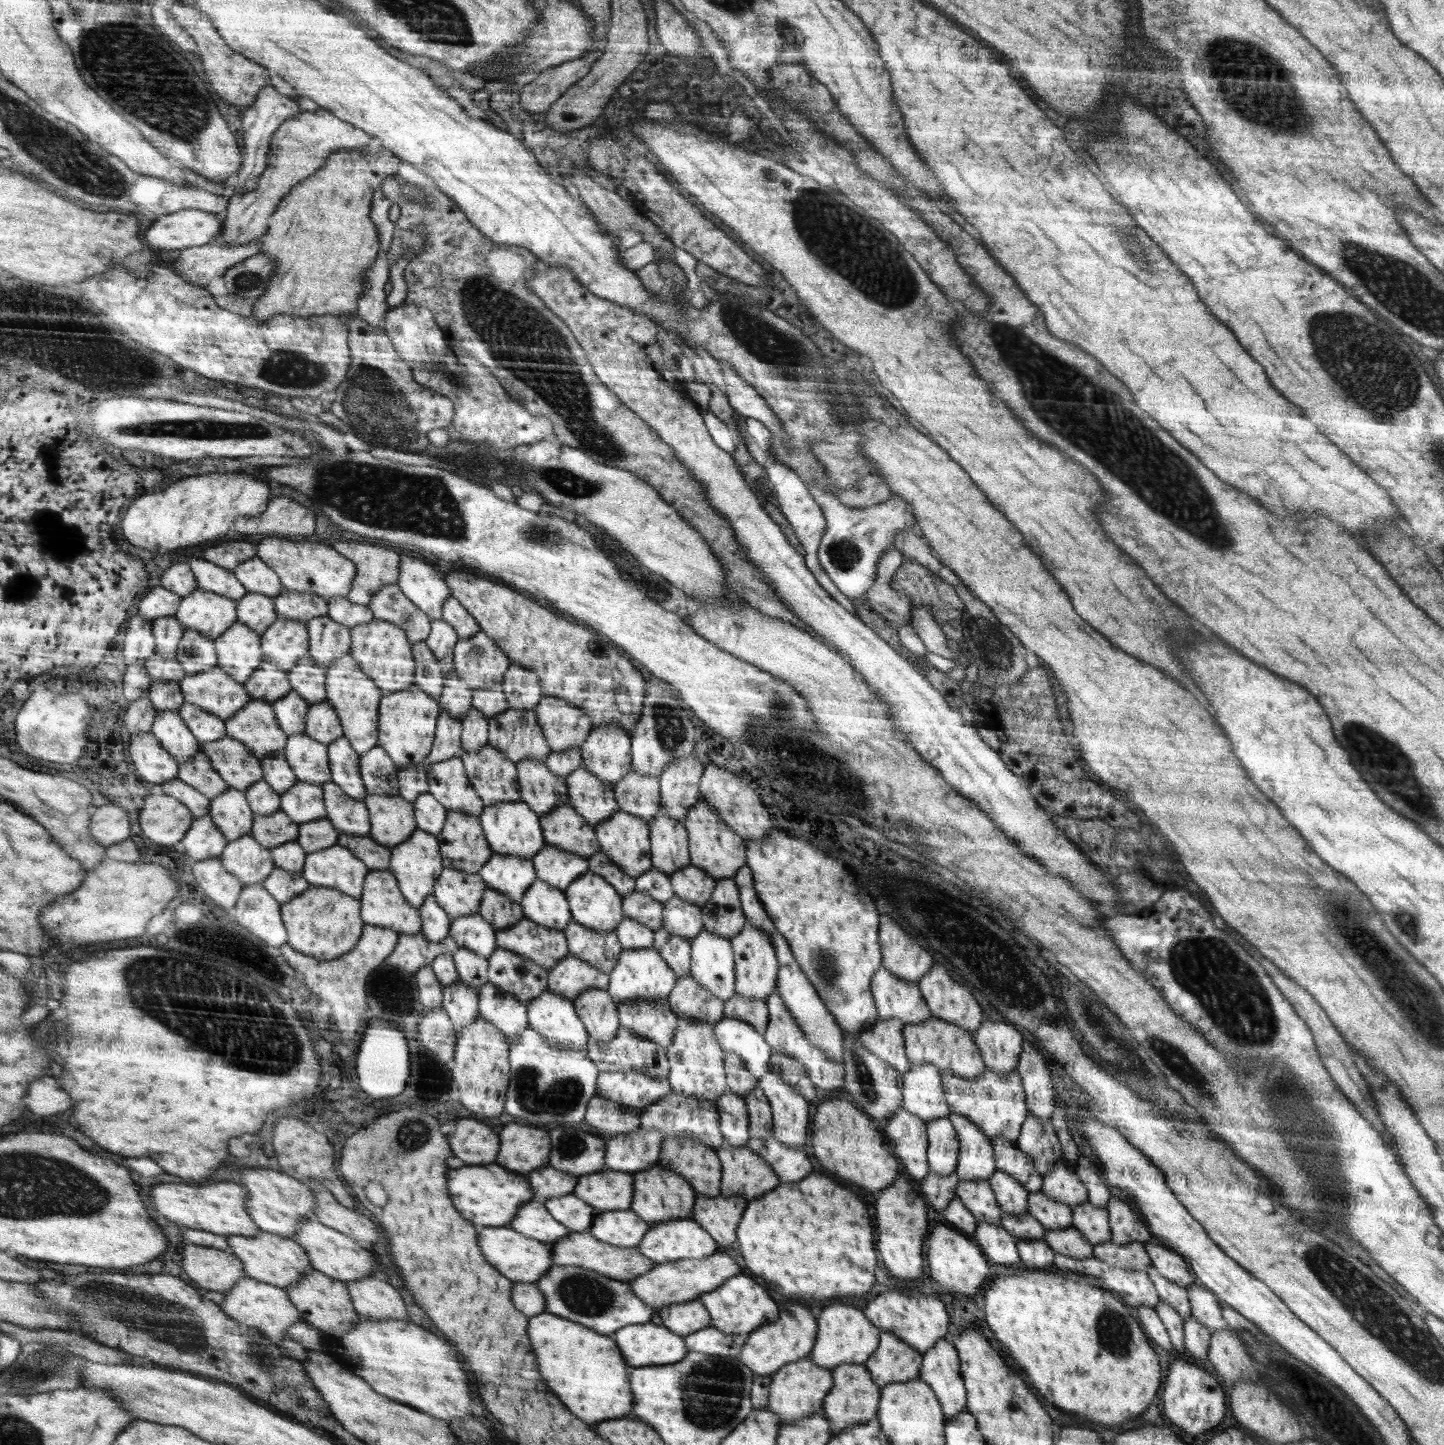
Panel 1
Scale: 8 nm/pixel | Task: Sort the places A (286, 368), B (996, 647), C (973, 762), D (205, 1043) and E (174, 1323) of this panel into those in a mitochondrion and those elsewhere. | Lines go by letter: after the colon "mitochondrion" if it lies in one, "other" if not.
A: mitochondrion
B: mitochondrion
C: other
D: mitochondrion
E: mitochondrion

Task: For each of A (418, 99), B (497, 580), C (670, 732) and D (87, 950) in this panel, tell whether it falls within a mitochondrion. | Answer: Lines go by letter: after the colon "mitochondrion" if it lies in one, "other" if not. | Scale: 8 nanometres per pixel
A: other
B: other
C: mitochondrion
D: other

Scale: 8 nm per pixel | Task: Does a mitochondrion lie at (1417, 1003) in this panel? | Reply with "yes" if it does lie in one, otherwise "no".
yes

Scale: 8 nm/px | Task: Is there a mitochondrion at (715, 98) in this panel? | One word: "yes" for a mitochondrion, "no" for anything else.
yes

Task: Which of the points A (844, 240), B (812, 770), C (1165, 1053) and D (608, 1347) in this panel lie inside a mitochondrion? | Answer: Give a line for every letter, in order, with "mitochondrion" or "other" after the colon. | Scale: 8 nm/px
A: mitochondrion
B: mitochondrion
C: mitochondrion
D: other

